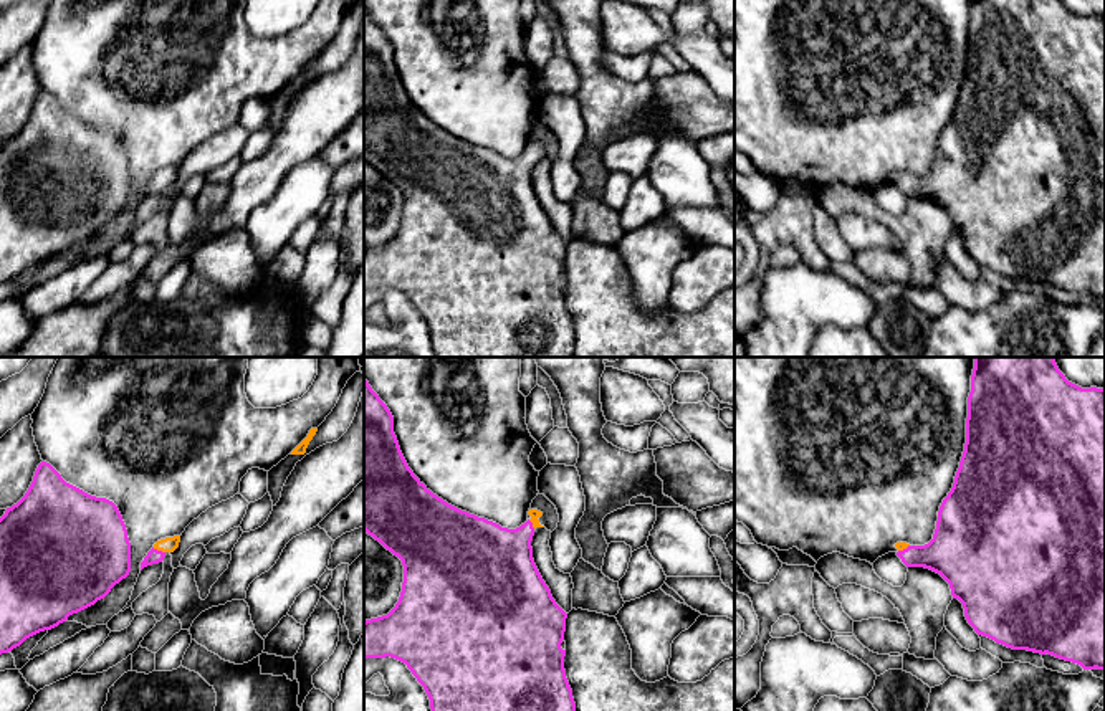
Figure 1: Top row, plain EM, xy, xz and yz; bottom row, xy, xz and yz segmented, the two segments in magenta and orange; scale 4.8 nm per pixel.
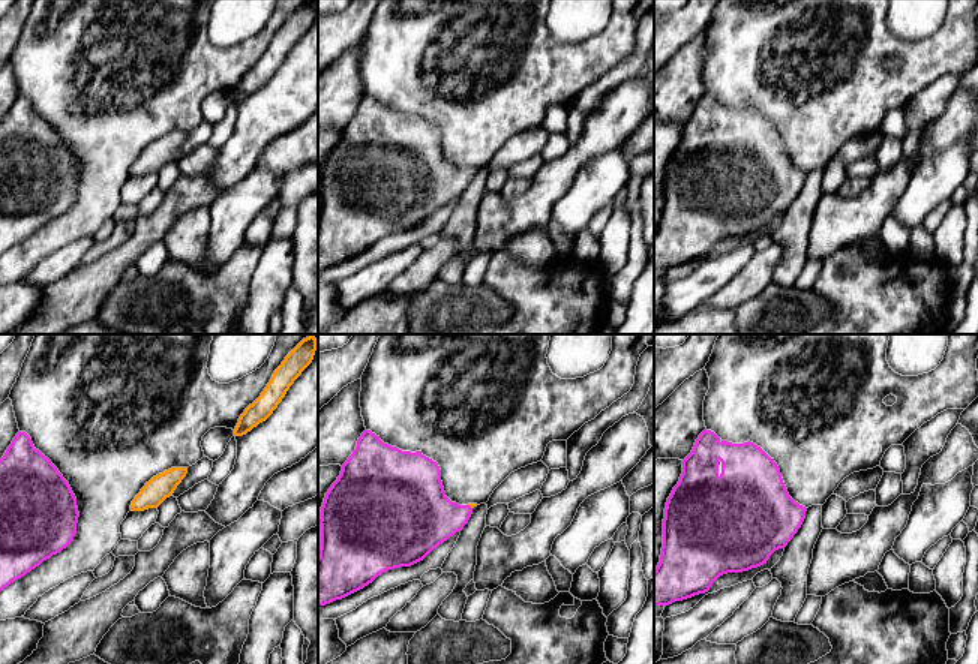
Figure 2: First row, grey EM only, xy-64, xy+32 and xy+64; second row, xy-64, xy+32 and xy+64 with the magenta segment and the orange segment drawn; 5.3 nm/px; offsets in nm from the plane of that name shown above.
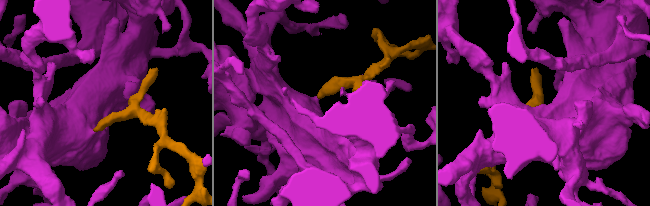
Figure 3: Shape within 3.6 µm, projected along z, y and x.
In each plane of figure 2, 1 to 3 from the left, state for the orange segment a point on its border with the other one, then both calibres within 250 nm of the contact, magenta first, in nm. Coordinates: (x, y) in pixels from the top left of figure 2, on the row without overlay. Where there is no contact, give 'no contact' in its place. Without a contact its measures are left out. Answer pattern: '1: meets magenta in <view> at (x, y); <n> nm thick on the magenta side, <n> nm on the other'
1: no contact
2: meets magenta in xy+32 at (470, 171); 320 nm thick on the magenta side, 20 nm on the other
3: no contact

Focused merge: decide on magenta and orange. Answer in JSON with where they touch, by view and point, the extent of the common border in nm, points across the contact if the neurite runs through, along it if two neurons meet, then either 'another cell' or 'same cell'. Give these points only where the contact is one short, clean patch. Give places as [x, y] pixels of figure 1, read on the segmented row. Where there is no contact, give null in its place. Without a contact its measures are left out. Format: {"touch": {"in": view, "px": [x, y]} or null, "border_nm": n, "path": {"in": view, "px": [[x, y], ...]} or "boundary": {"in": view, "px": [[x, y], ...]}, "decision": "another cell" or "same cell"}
{"touch": {"in": "xy", "px": [159, 551]}, "border_nm": 70, "path": {"in": "xy", "px": [[154, 556], [159, 551], [169, 544]]}, "decision": "same cell"}

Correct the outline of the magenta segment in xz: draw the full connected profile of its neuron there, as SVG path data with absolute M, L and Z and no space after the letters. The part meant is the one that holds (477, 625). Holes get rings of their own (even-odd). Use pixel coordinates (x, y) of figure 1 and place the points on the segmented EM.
M364 379L364 531L397 556L404 565L402 592L395 607L387 615L364 622L364 658L390 656L405 663L423 686L432 711L576 711L572 690L564 670L566 650L561 648L567 613L552 599L533 559L531 541L534 529L544 527L539 524L543 513L529 509L528 514L531 518L524 524L508 529L462 511L433 494L409 468L394 433L394 417Z

